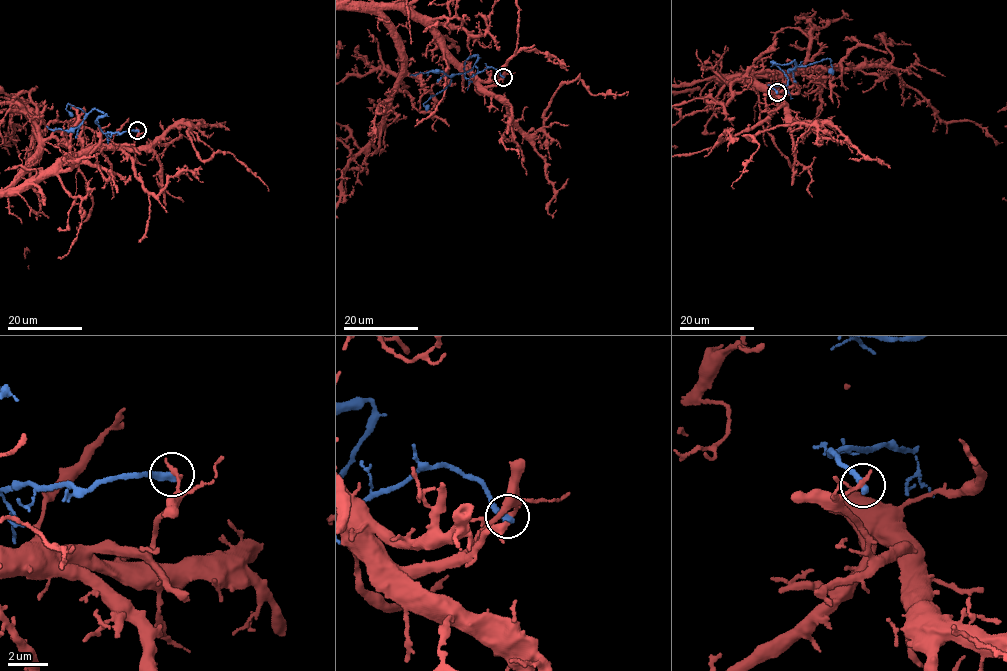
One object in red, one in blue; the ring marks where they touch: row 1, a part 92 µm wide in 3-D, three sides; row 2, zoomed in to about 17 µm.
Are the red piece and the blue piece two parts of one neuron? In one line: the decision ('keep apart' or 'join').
keep apart

